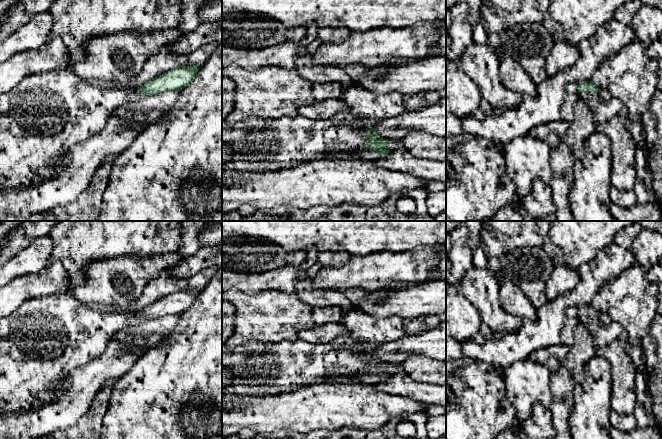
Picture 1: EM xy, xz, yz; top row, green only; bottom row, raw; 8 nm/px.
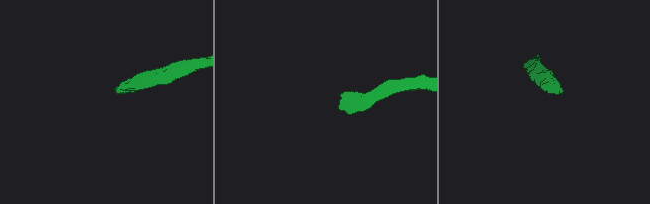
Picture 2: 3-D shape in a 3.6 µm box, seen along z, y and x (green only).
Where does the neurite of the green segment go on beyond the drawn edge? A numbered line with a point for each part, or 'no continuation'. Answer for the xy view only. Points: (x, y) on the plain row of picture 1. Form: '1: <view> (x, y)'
1: xy (46, 338)

